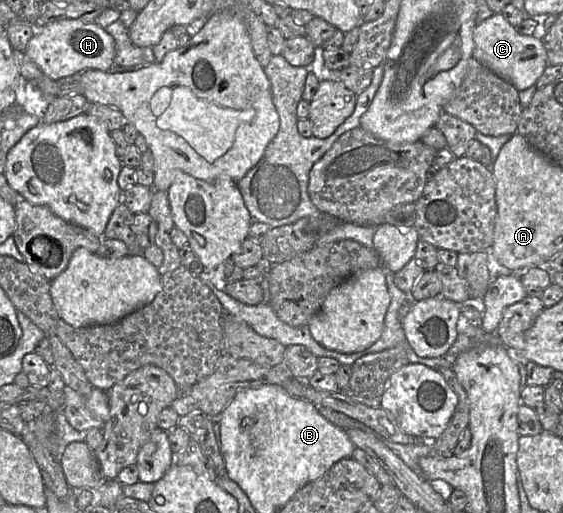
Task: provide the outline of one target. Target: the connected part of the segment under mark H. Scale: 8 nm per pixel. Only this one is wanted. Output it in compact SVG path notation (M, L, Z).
M76 19L55 21L41 28L35 28L35 34L23 51L50 79L58 81L62 78L80 74L86 70L106 72L114 65L116 44L114 38L95 22L86 22Z

